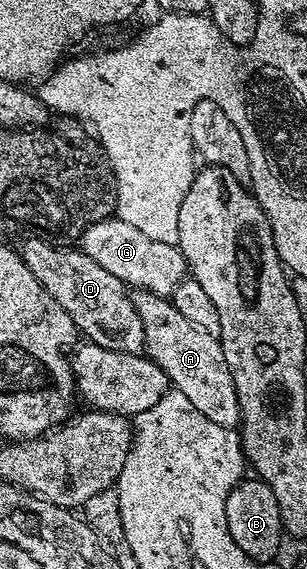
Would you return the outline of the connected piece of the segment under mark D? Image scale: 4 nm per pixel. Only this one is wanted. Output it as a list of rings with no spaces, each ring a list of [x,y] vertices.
[[[29,235],[24,239],[25,246],[20,246],[19,252],[25,266],[35,279],[39,279],[47,295],[71,315],[76,332],[80,336],[82,333],[82,338],[111,351],[140,354],[144,350],[143,321],[139,319],[130,290],[123,282],[115,279],[111,271],[99,267],[99,263],[82,253],[80,248],[58,247],[40,235]]]

